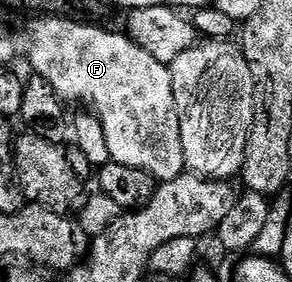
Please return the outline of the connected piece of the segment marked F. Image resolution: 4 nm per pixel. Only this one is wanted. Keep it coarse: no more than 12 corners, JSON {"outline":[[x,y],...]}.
{"outline":[[40,16],[32,70],[100,119],[112,161],[185,173],[169,67]]}

